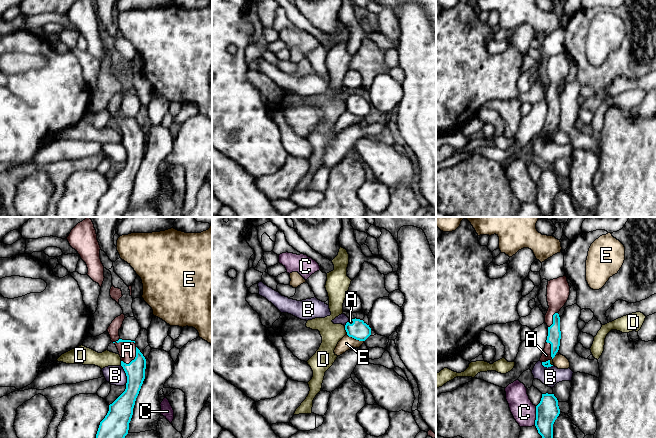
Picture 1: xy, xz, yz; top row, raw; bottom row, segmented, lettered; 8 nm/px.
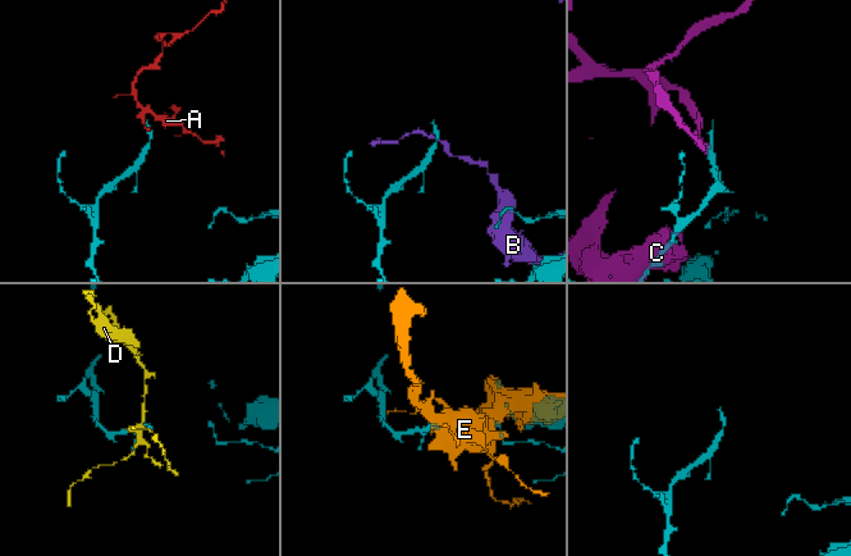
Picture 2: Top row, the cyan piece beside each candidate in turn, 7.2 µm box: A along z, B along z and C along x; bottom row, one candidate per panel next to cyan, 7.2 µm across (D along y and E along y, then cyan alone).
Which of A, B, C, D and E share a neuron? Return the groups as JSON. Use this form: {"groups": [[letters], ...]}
{"groups": [["A"], ["B"], ["C"], ["D"], ["E"]]}

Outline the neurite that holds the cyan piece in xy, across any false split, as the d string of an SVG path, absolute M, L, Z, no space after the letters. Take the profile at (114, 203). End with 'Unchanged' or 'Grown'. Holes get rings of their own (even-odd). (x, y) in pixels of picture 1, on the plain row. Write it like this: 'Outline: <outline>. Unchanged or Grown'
Outline: M122 89L112 97L107 107L121 133L121 142L127 152L126 165L109 181L107 191L100 198L95 217L124 216L128 210L136 174L145 155L145 133L136 123L135 117L122 116L119 112L124 95L125 91Z. Grown

